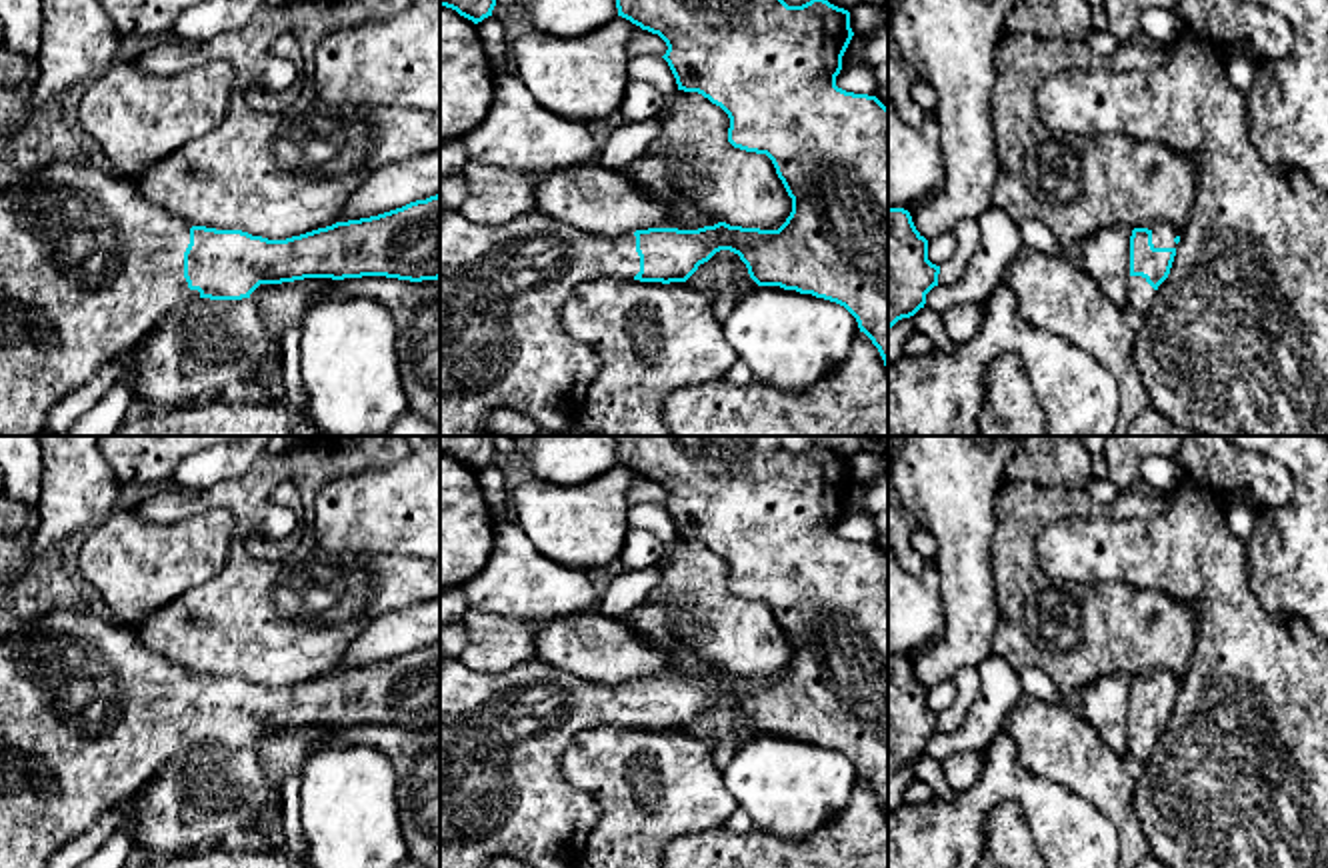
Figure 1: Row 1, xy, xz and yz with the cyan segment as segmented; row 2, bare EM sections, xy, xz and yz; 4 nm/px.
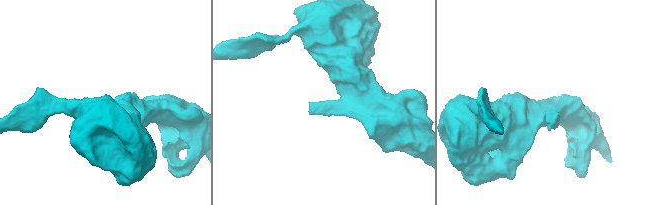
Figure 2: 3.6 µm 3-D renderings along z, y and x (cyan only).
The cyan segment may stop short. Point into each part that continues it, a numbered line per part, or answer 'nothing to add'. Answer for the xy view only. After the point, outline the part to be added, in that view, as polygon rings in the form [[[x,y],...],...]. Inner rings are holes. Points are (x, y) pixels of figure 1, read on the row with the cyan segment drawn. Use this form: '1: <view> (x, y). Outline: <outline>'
1: xy (82, 246). Outline: [[[76,160],[54,162],[12,186],[0,188],[0,296],[10,302],[12,316],[16,318],[16,328],[0,342],[0,436],[38,436],[44,432],[48,410],[58,400],[86,384],[106,360],[142,340],[166,314],[200,298],[200,292],[190,290],[184,278],[184,252],[190,244],[190,228],[190,222],[142,198],[132,180],[80,166]],[[34,312],[42,312],[56,330],[56,340],[50,348],[42,348],[32,334]]]

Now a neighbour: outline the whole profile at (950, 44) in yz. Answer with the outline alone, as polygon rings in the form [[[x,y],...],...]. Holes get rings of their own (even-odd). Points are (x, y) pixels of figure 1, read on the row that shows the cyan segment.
[[[894,0],[890,30],[902,62],[926,80],[938,98],[938,142],[944,184],[910,216],[926,240],[954,232],[962,220],[978,220],[994,206],[1000,174],[990,98],[996,80],[994,52],[1006,34],[1008,14],[1020,0]]]

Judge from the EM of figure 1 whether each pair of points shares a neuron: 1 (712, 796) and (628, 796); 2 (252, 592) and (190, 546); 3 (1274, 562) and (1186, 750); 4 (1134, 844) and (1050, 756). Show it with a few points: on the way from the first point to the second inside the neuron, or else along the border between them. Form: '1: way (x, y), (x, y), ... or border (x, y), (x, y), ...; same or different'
1: way (692, 796), (648, 796); same
2: border (234, 522), (228, 560), (204, 584); different
3: border (1246, 552), (1256, 600), (1272, 614), (1300, 618); different
4: way (1124, 818), (1076, 766); same

